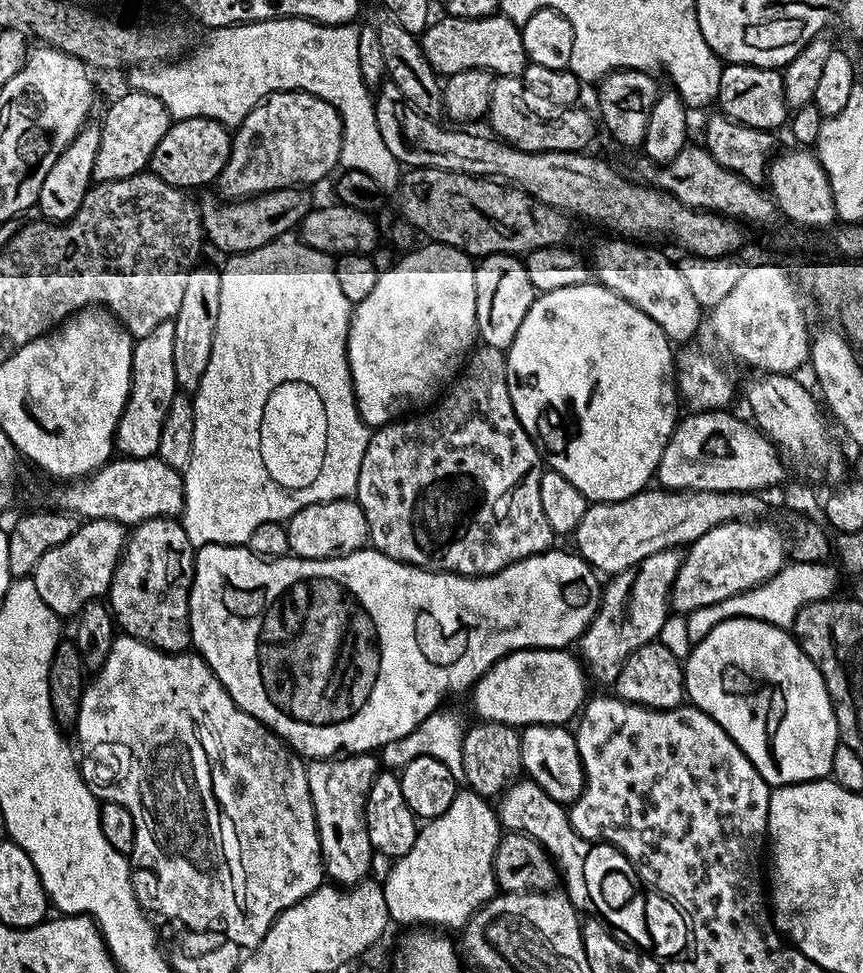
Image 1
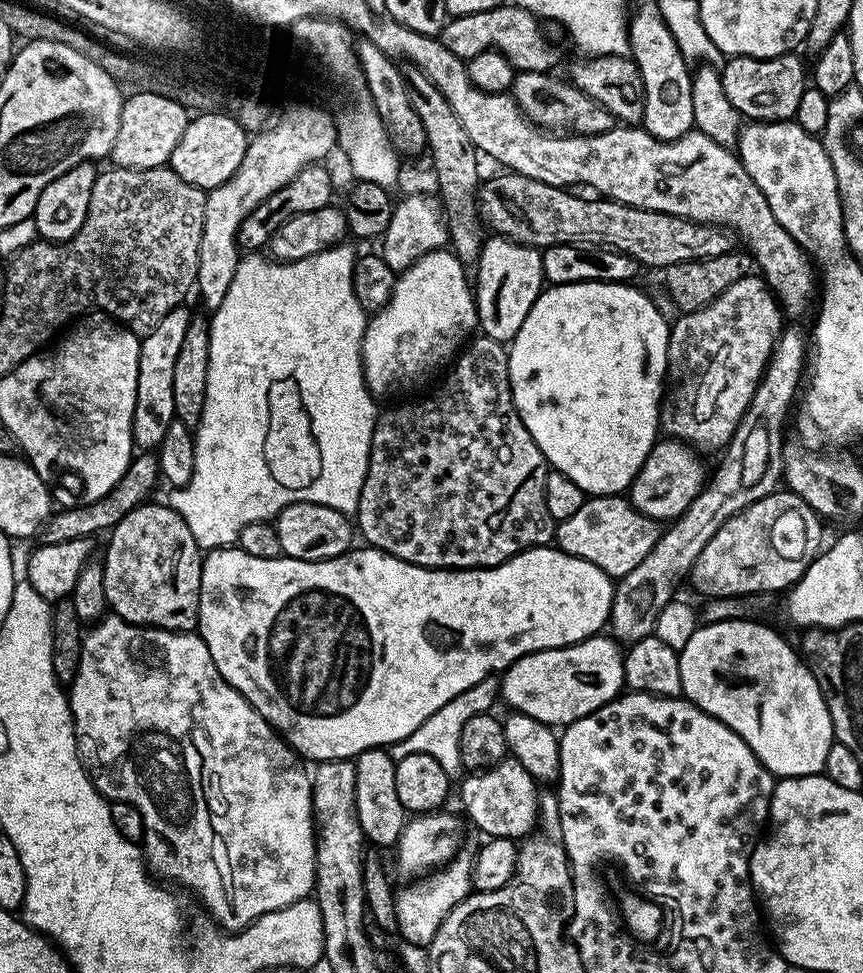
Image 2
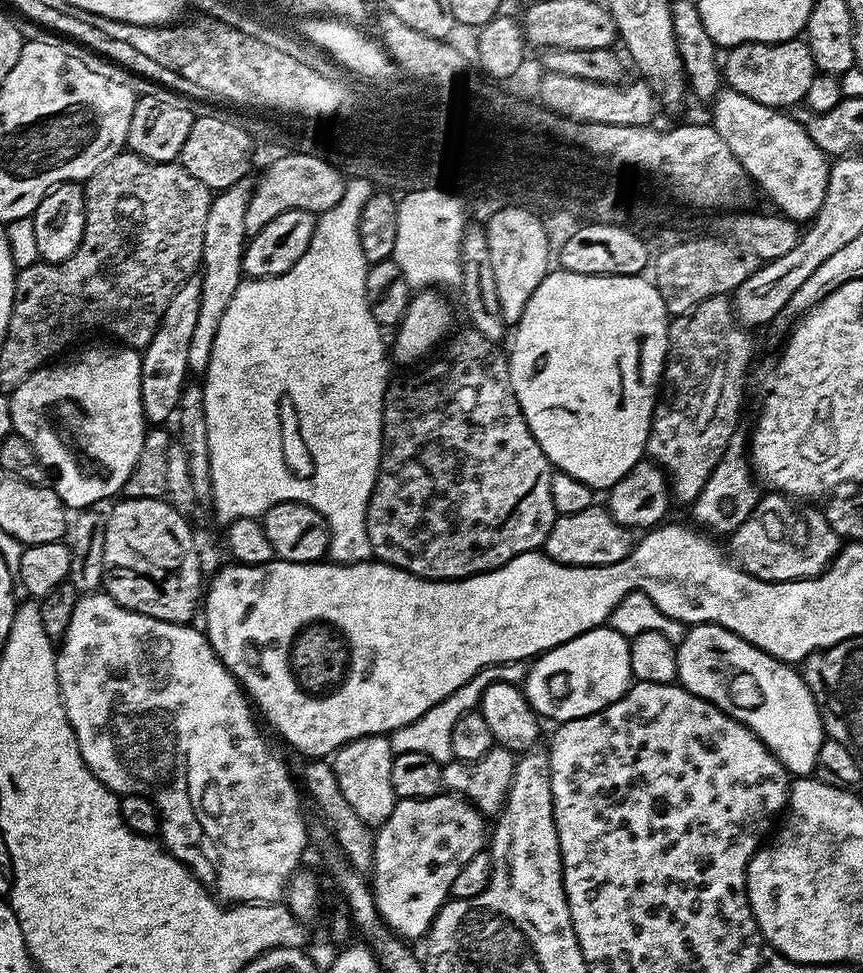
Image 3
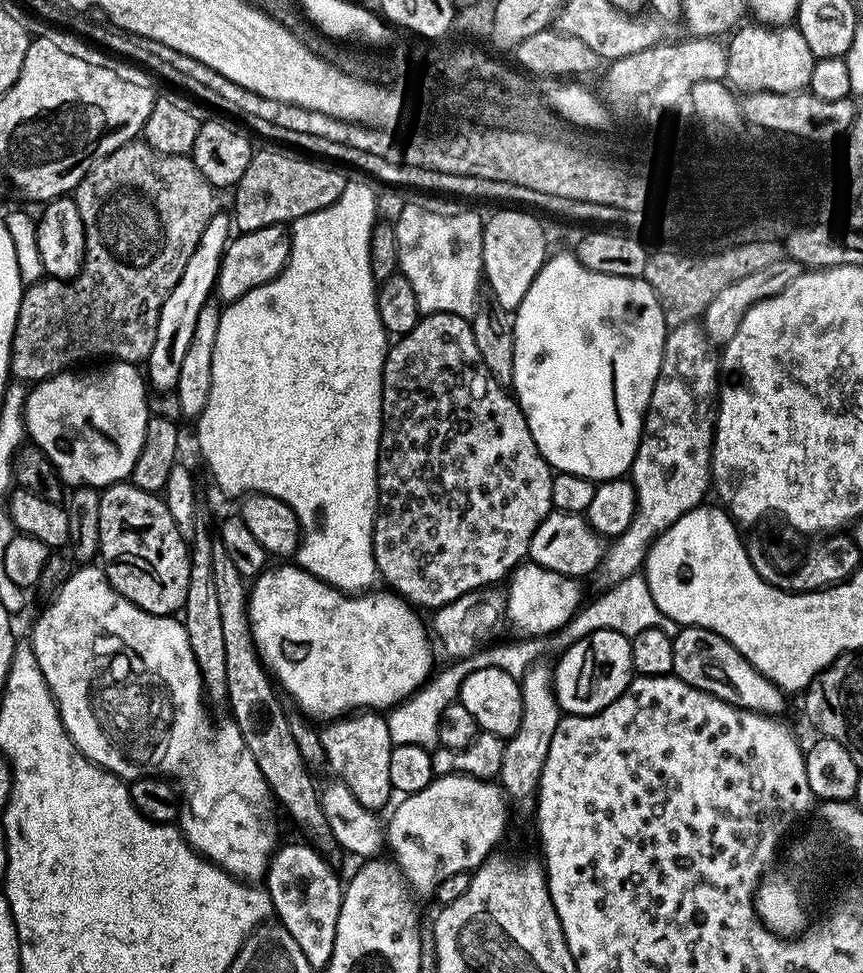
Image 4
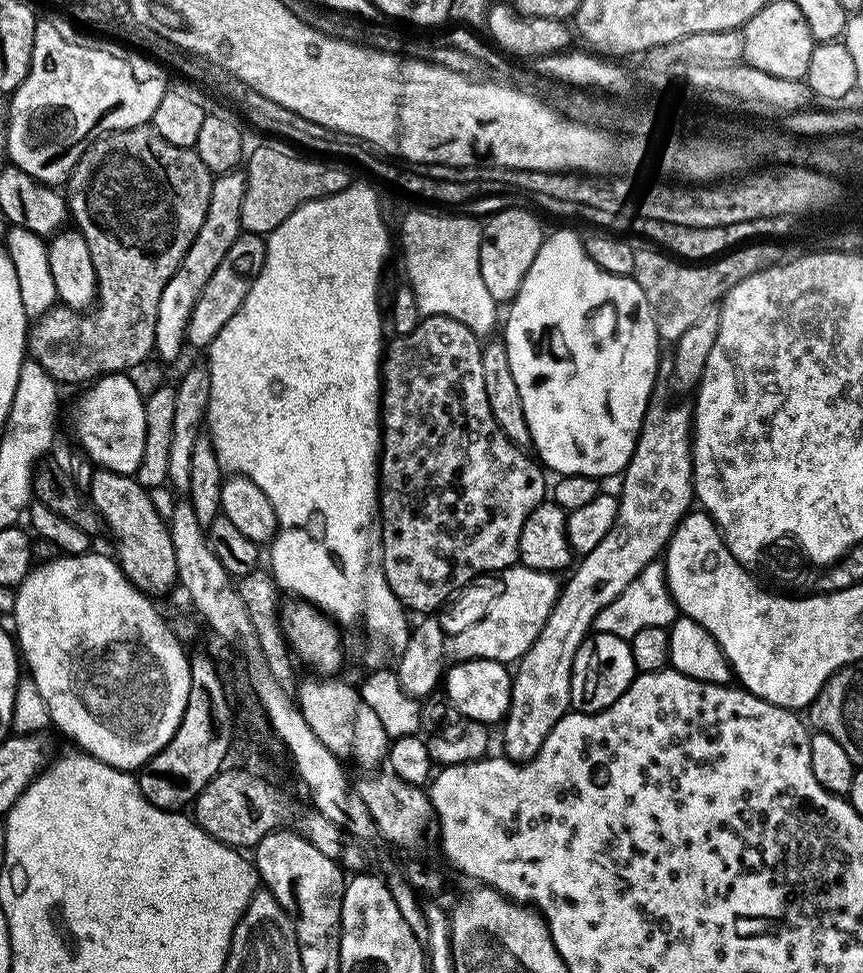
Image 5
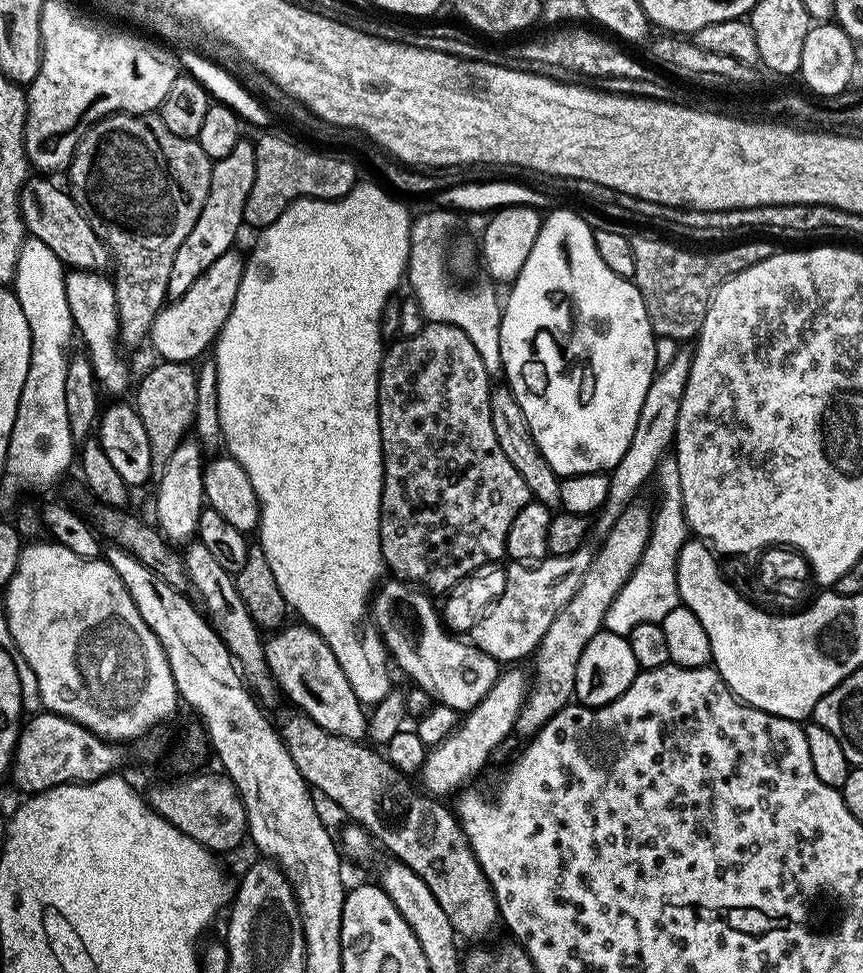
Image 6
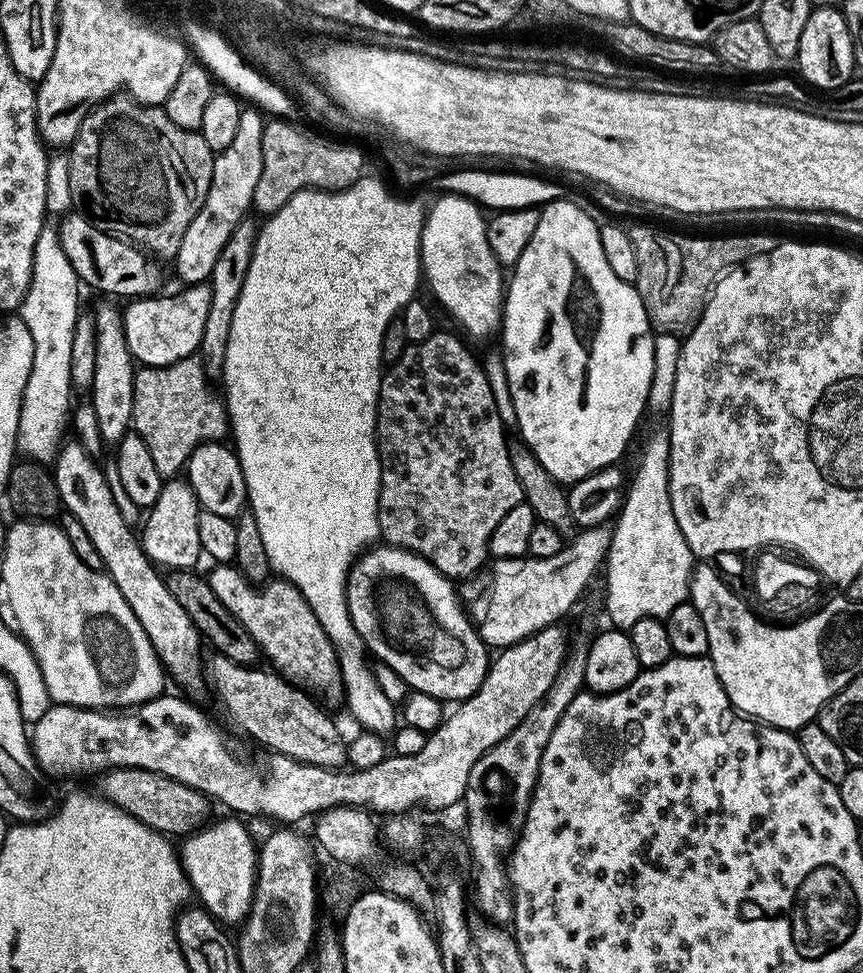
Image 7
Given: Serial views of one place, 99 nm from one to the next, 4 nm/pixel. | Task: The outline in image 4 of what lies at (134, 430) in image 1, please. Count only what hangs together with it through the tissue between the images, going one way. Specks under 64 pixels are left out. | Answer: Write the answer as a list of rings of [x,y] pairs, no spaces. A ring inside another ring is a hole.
[[[217,210],[210,222],[206,222],[206,230],[202,230],[202,238],[198,238],[198,246],[194,246],[194,254],[190,254],[186,270],[182,270],[182,278],[178,278],[174,290],[170,290],[166,302],[162,302],[154,350],[150,350],[146,361],[146,380],[153,389],[156,387],[158,391],[168,393],[175,389],[184,355],[190,347],[190,338],[194,335],[194,326],[198,322],[198,313],[202,311],[202,306],[213,299],[220,263],[233,232],[234,224],[229,213]]]

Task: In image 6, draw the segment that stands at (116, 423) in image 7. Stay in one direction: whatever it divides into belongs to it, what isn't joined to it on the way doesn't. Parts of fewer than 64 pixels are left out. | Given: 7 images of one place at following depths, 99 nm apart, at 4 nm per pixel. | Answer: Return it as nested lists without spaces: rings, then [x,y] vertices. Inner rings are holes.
[[[72,270],[65,275],[66,302],[70,302],[70,314],[77,333],[84,335],[86,355],[92,360],[96,383],[103,395],[108,398],[120,398],[133,383],[128,373],[128,364],[120,360],[121,349],[118,347],[118,302],[116,285],[107,275],[99,272]],[[108,279],[108,280],[107,280]],[[117,348],[117,349],[116,349]],[[120,351],[120,352],[119,352]],[[132,380],[132,381],[131,381]]]

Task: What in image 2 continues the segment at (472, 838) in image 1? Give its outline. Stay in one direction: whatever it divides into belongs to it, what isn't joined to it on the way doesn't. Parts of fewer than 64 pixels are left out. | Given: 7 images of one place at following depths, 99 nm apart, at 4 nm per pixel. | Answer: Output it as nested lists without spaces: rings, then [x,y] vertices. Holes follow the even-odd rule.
[[[461,850],[456,853],[453,860],[448,861],[442,868],[436,869],[435,872],[423,877],[419,882],[409,883],[408,888],[399,889],[396,892],[396,917],[398,918],[399,935],[404,935],[403,939],[409,944],[419,944],[421,946],[431,945],[432,940],[438,934],[442,922],[473,891],[472,887],[472,861],[473,853],[468,850]]]

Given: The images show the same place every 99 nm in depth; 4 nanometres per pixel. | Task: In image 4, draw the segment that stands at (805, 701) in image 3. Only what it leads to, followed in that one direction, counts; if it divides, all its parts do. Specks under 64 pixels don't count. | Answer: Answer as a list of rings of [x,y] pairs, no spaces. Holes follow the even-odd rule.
[[[684,626],[672,637],[674,646],[674,675],[682,682],[710,694],[736,708],[745,708],[751,712],[762,712],[765,716],[776,716],[784,708],[785,693],[779,686],[767,680],[744,655],[726,638],[714,634],[705,628]]]

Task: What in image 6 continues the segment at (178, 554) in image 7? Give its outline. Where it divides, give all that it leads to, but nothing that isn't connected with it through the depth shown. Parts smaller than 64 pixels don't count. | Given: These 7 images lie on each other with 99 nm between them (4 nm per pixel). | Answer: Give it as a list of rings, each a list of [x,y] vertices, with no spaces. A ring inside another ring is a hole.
[[[185,438],[178,446],[178,450],[174,450],[170,462],[166,462],[166,470],[158,473],[158,479],[155,481],[157,484],[154,523],[164,535],[164,539],[173,545],[183,545],[195,537],[198,518],[206,507],[204,499],[205,463],[206,453],[201,448],[200,441],[195,438]]]

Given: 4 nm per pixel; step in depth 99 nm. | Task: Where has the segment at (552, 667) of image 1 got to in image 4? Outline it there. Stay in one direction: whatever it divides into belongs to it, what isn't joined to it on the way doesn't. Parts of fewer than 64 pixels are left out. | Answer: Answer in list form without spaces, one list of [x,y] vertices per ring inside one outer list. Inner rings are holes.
[[[598,630],[567,648],[555,661],[552,678],[561,713],[569,716],[592,716],[618,699],[634,679],[631,649],[629,637],[610,630]]]

